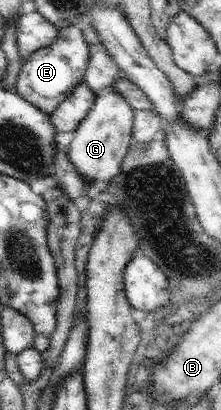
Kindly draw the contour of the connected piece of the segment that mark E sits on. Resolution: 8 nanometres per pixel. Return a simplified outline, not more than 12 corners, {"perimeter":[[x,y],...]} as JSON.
{"perimeter":[[71,25],[23,61],[16,93],[50,116],[83,82],[83,31]]}

